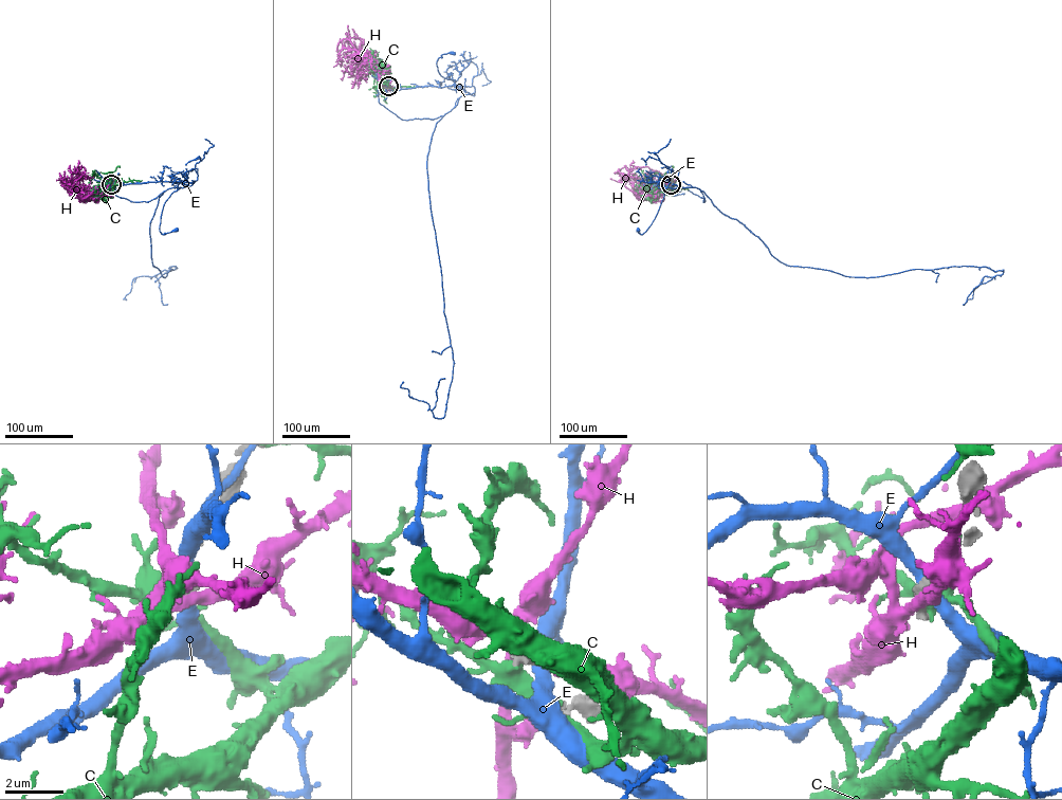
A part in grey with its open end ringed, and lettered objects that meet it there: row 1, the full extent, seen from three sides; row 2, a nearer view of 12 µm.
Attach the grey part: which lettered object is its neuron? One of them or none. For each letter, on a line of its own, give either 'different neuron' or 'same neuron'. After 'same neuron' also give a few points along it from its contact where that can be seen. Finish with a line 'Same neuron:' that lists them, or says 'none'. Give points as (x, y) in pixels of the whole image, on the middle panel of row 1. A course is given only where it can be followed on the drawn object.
C: different neuron
E: different neuron
H: different neuron
Same neuron: none

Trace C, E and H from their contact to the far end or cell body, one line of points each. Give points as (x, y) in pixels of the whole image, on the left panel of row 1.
C: (111, 184), (103, 193), (112, 186), (112, 174), (101, 171), (97, 178), (98, 173), (93, 176), (92, 170)
E: (112, 183), (177, 183), (178, 189), (163, 206), (159, 231), (164, 234), (176, 230)
H: (112, 184), (101, 196), (85, 197), (79, 177), (74, 173), (81, 164)

